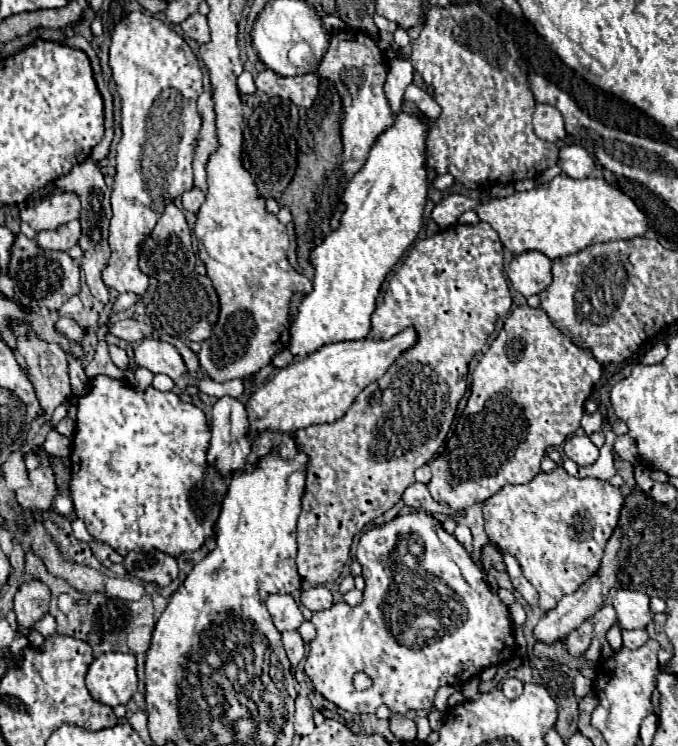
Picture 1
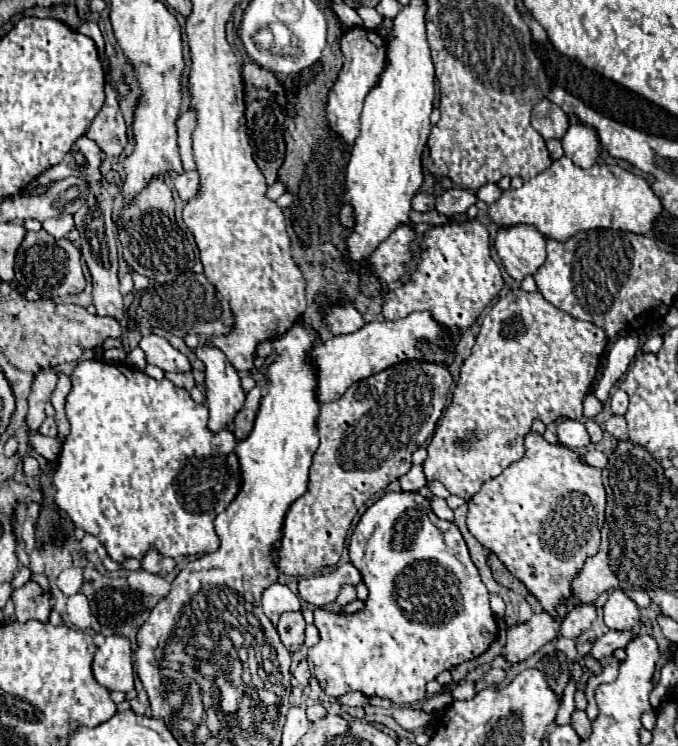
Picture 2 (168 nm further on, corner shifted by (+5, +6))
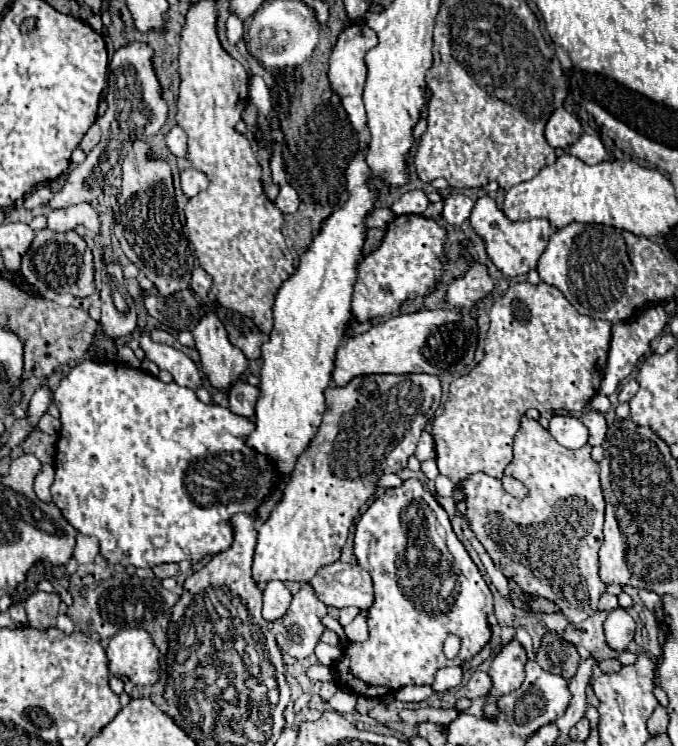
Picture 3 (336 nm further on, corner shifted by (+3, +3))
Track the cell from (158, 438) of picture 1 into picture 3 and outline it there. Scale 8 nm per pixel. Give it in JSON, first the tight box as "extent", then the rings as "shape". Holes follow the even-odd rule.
{"extent":[51,361,279,567],"shape":[[[81,361],[77,363],[71,373],[59,383],[59,387],[53,393],[53,403],[61,411],[61,431],[57,441],[57,453],[55,453],[55,481],[51,485],[51,497],[53,503],[61,509],[63,517],[83,535],[91,535],[99,539],[101,555],[111,565],[133,565],[133,567],[153,567],[161,563],[179,563],[183,559],[187,561],[199,561],[205,555],[217,555],[233,543],[233,531],[229,525],[231,515],[243,511],[243,513],[255,513],[259,503],[269,495],[273,489],[273,483],[279,481],[277,473],[273,473],[273,465],[267,459],[263,465],[263,455],[259,455],[253,449],[247,449],[245,439],[253,431],[253,421],[239,417],[231,413],[225,407],[219,405],[205,405],[201,403],[191,389],[179,387],[177,383],[163,383],[153,375],[143,373],[141,369],[117,365],[117,363],[95,363],[95,361]]]}

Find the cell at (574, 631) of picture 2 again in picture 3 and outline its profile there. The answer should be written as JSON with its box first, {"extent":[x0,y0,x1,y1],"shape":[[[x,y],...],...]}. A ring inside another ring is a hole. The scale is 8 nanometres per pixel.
{"extent":[463,417,605,623],"shape":[[[523,417],[523,419],[521,419],[521,429],[519,429],[517,435],[515,435],[513,455],[515,455],[515,457],[513,457],[513,461],[507,465],[505,475],[519,479],[519,481],[527,487],[527,491],[529,491],[527,497],[523,497],[523,499],[513,497],[513,495],[509,495],[509,493],[501,487],[501,481],[499,481],[499,479],[489,477],[489,475],[485,475],[485,473],[475,473],[475,475],[471,475],[471,477],[463,483],[465,503],[467,503],[467,513],[465,513],[465,515],[467,515],[467,519],[469,519],[469,525],[471,525],[473,533],[475,533],[475,537],[483,543],[483,547],[485,547],[487,553],[491,555],[493,563],[503,571],[505,577],[513,577],[513,579],[517,581],[517,585],[519,585],[525,593],[533,593],[533,595],[539,595],[539,597],[545,597],[545,599],[553,601],[553,603],[561,609],[561,613],[565,615],[565,619],[567,619],[569,623],[581,623],[581,621],[585,621],[587,617],[591,617],[591,615],[597,611],[597,603],[599,603],[601,595],[605,593],[605,585],[601,583],[601,579],[599,579],[599,575],[597,575],[597,569],[599,569],[599,567],[597,567],[597,565],[599,565],[599,561],[597,561],[597,551],[599,551],[599,547],[601,547],[601,543],[603,543],[603,511],[605,511],[605,501],[603,501],[601,485],[599,485],[599,463],[591,459],[591,445],[583,445],[583,447],[577,449],[577,451],[565,449],[565,447],[561,447],[561,445],[551,437],[549,431],[545,431],[537,421],[533,421],[533,419],[529,419],[529,417]]]}

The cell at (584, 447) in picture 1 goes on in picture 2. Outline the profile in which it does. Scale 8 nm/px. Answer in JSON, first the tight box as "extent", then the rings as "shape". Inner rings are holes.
{"extent":[557,420,591,450],"shape":[[[563,420],[559,426],[557,426],[557,438],[561,444],[573,448],[573,450],[583,450],[591,444],[589,440],[589,434],[585,430],[585,426],[577,420]]]}

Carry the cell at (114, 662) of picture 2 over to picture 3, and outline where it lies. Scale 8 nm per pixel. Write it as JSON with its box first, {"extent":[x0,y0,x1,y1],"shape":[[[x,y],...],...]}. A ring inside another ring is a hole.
{"extent":[107,629,159,685],"shape":[[[123,629],[109,639],[107,665],[113,677],[133,685],[151,685],[159,679],[159,651],[143,629]]]}

